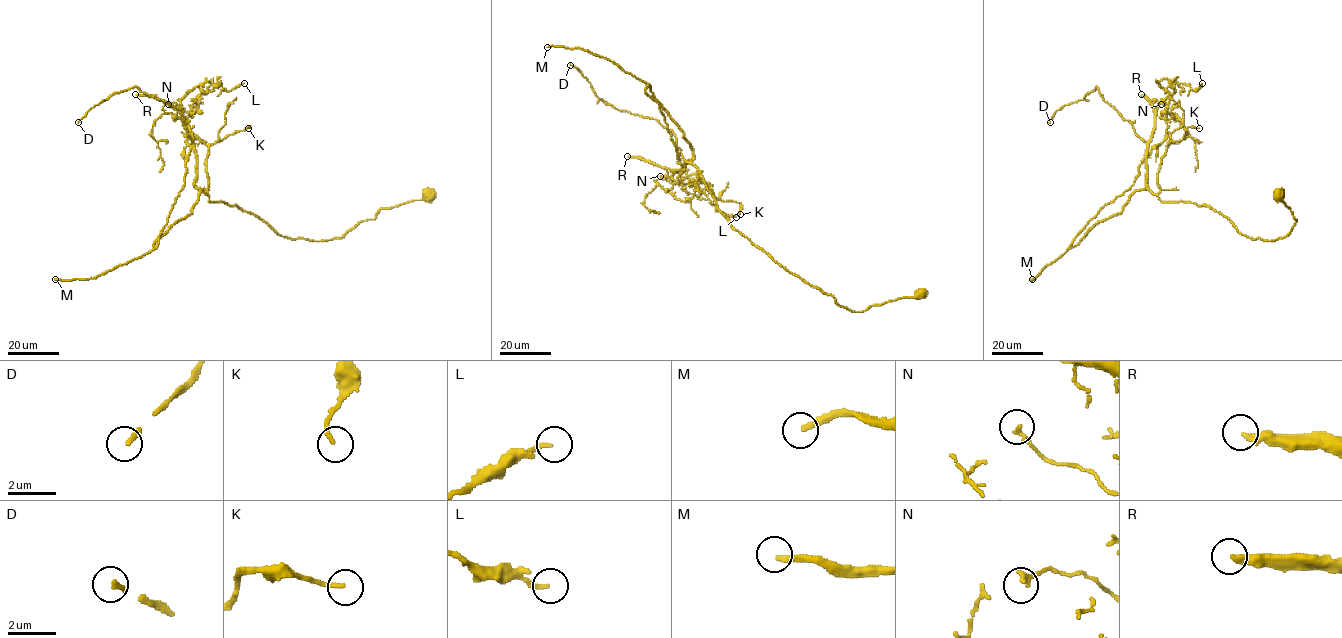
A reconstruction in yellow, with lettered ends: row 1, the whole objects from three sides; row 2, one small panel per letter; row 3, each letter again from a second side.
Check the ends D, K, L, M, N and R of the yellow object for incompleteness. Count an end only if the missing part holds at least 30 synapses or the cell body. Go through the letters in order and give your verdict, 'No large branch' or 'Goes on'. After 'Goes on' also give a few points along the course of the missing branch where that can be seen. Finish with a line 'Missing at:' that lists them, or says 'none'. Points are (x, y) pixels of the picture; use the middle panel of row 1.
D: Goes on. Course of what is missing: (570, 65), (550, 43), (543, 40), (541, 32)
K: No large branch
L: No large branch
M: Goes on
N: No large branch
R: Goes on. Course of what is missing: (627, 156), (600, 149), (544, 114), (539, 86), (552, 23)
Missing at: D, M, R

